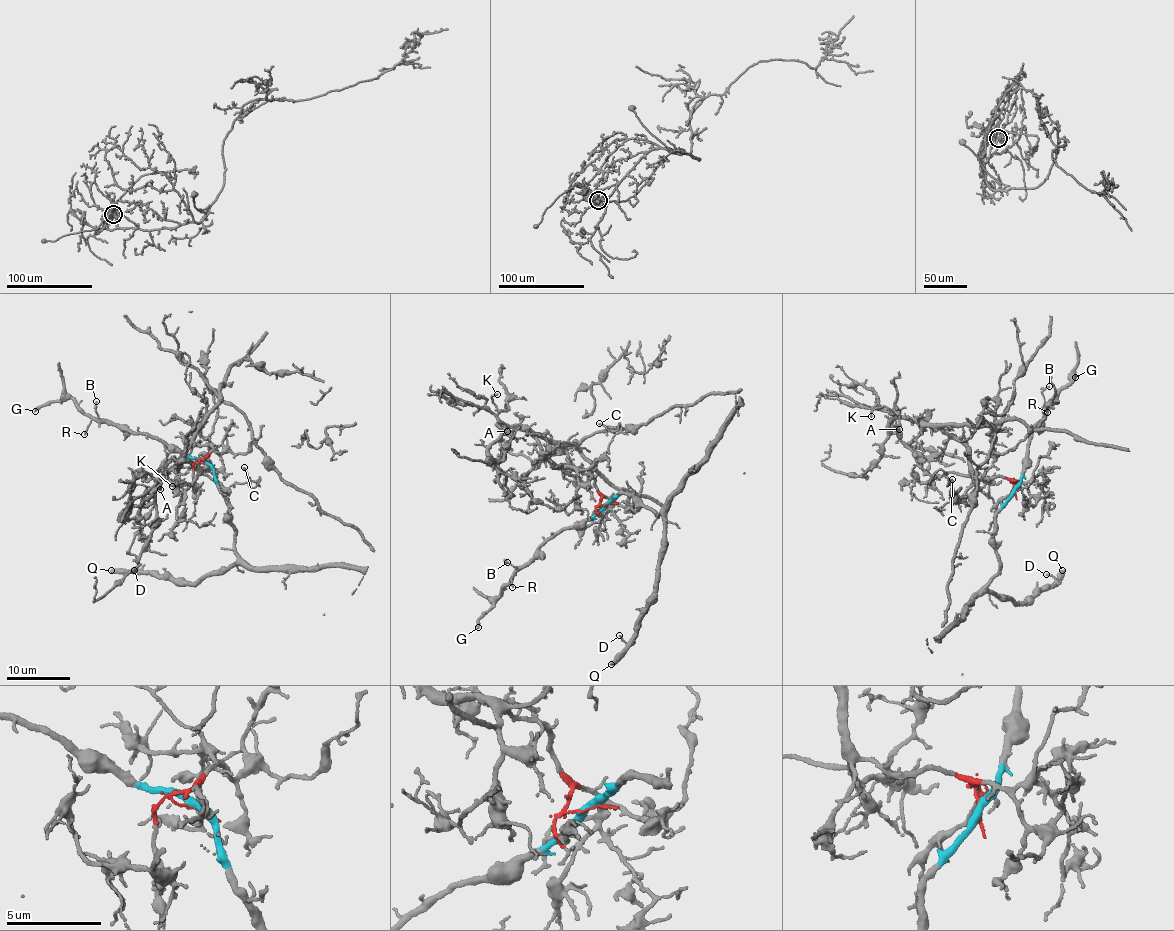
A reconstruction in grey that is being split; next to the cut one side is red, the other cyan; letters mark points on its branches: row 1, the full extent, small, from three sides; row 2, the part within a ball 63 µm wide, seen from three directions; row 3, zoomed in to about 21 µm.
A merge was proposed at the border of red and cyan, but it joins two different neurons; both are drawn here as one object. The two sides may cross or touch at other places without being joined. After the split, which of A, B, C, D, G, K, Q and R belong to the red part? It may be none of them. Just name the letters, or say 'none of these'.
A, C, K

